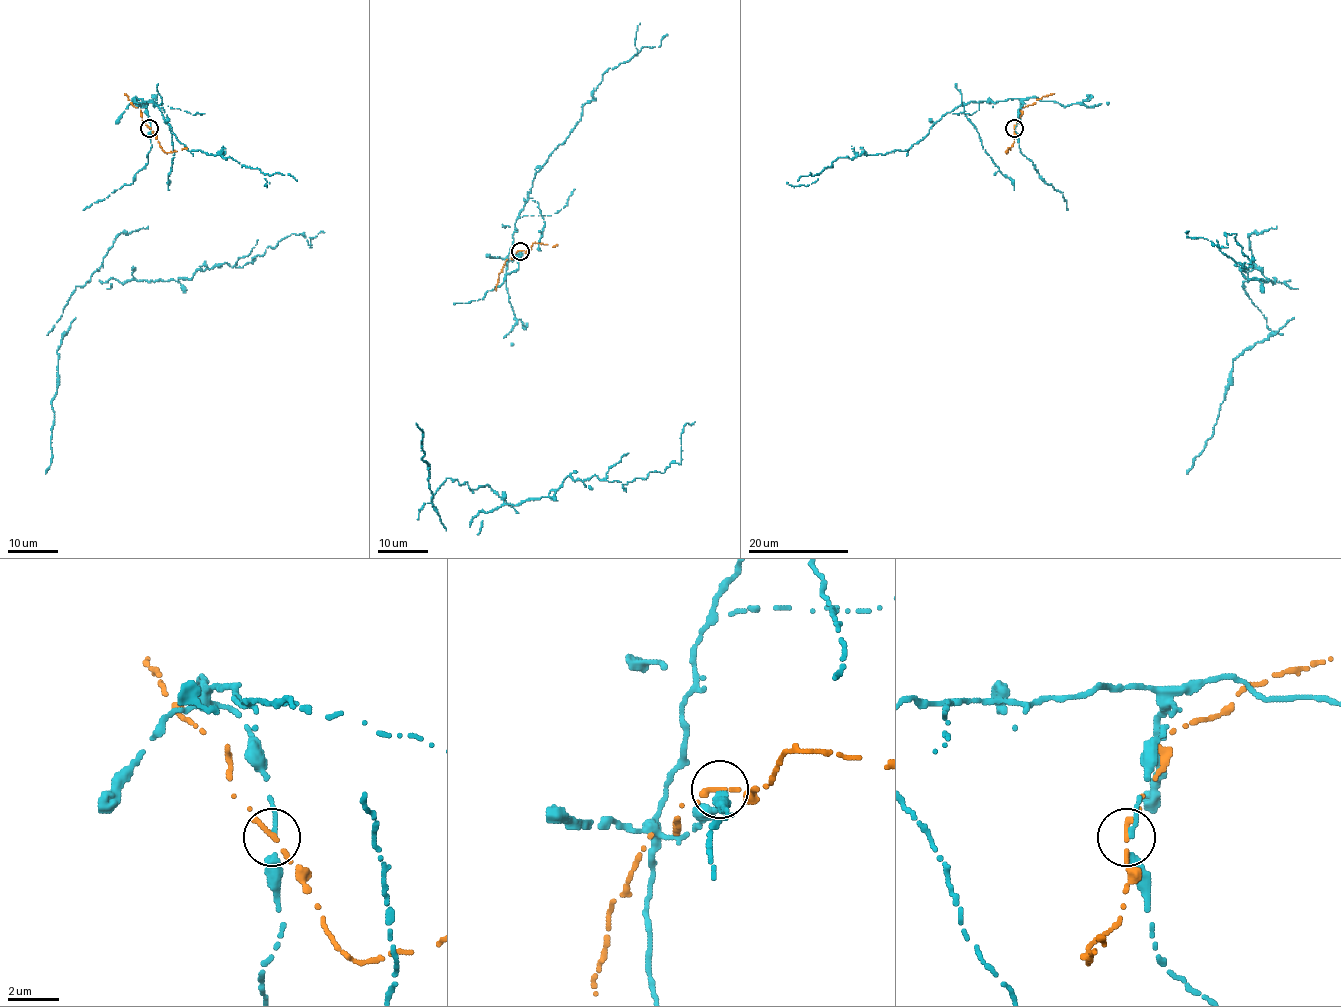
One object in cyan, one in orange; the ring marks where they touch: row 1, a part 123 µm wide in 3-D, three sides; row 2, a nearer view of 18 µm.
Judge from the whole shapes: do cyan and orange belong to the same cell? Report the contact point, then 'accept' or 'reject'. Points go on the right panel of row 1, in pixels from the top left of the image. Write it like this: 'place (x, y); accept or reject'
place (1014, 128); reject

